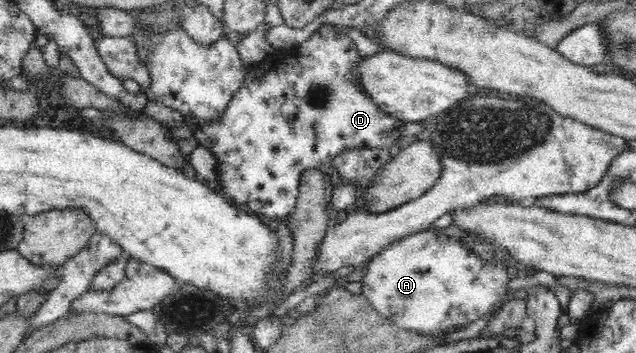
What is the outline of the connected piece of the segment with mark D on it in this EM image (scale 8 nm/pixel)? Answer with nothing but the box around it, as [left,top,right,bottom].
[193,23,407,220]

